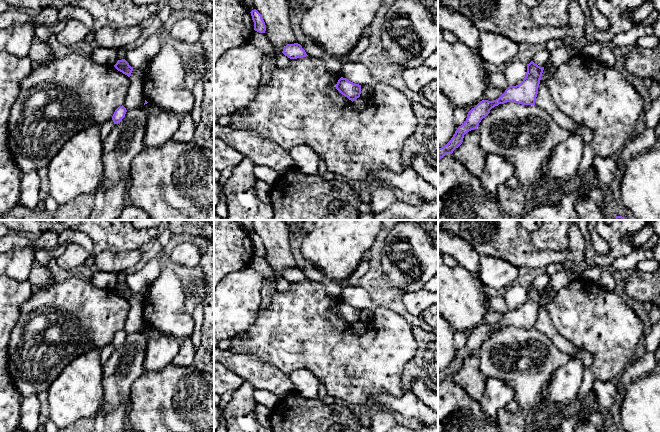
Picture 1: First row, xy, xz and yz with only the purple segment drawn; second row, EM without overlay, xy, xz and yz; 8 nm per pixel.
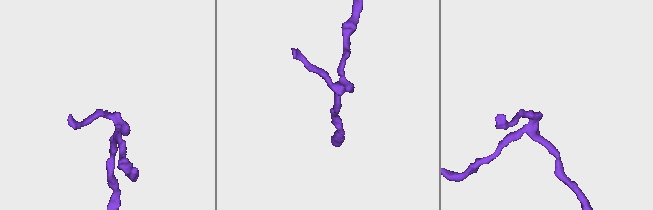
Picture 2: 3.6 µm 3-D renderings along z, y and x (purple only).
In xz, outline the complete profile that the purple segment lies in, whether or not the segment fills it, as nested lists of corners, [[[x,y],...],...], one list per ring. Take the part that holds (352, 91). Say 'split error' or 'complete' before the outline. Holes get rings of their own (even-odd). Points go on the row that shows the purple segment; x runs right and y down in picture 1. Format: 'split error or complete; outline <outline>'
complete; outline [[[343,77],[338,80],[336,89],[352,102],[359,98],[361,94],[361,85],[355,84]]]

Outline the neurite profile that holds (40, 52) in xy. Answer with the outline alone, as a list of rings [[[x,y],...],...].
[[[35,37],[32,41],[28,58],[33,66],[40,66],[52,61],[54,55],[48,42],[44,42],[40,38]]]

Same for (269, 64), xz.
[[[264,55],[261,65],[261,85],[267,84],[270,80],[271,73],[278,67],[274,58]]]

